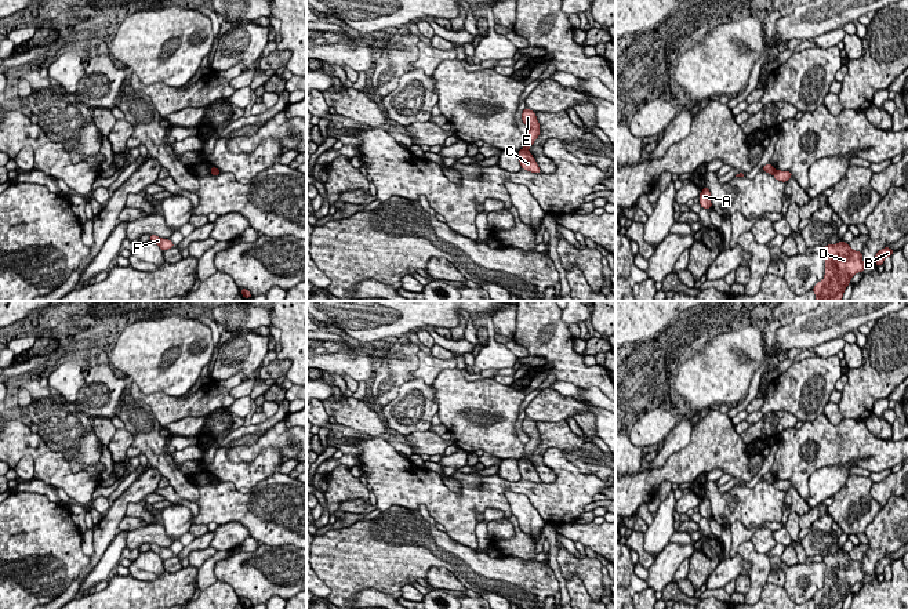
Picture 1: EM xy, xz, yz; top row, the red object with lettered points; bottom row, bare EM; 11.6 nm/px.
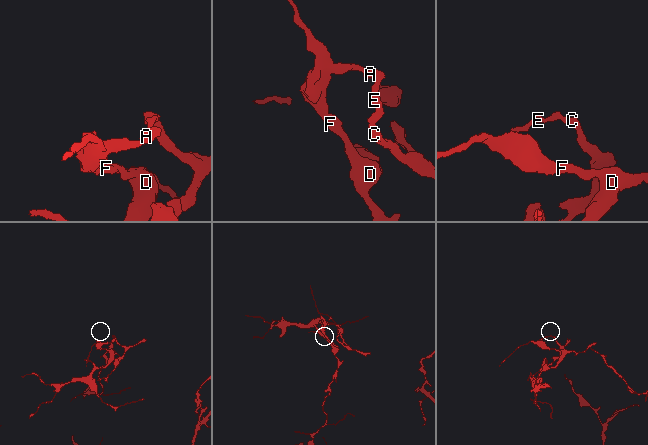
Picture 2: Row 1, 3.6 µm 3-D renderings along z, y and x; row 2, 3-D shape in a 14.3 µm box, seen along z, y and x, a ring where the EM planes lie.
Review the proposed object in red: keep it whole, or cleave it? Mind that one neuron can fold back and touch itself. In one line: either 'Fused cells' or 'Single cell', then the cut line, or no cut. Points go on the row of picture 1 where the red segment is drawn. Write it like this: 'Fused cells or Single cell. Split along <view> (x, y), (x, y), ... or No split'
Fused cells. Split along xz (523, 148), (526, 149)

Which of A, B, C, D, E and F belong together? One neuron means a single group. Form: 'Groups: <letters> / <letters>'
Groups: A B D E F / C

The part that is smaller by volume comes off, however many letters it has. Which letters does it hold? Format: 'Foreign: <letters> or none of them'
Foreign: C

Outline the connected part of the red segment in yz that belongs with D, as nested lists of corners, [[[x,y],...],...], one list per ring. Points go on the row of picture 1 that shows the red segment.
[[[843,240],[822,247],[822,253],[827,258],[827,272],[824,279],[813,287],[816,301],[840,301],[843,291],[850,284],[850,279],[867,268],[862,253],[854,251]]]

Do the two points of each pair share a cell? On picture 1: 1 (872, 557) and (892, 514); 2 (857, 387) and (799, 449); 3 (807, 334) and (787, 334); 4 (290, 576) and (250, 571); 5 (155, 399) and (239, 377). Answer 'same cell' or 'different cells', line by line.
1: same cell
2: different cells
3: same cell
4: same cell
5: same cell

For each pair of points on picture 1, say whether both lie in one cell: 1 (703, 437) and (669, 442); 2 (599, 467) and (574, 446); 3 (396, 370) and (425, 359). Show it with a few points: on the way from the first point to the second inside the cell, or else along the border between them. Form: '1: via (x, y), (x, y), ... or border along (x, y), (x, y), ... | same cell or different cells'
1: border along (693, 426), (690, 441), (675, 450), (665, 461) | different cells
2: via (594, 461), (580, 452) | same cell
3: border along (418, 350), (418, 366), (411, 373), (411, 377) | different cells

